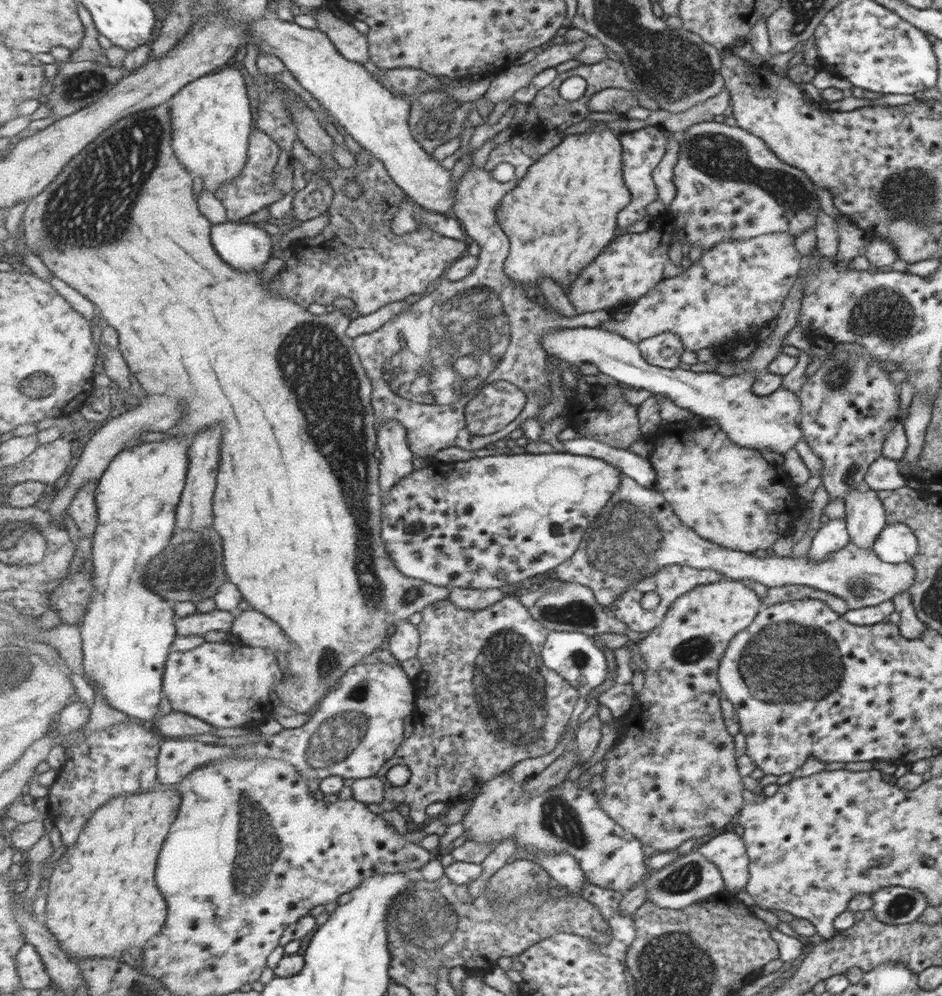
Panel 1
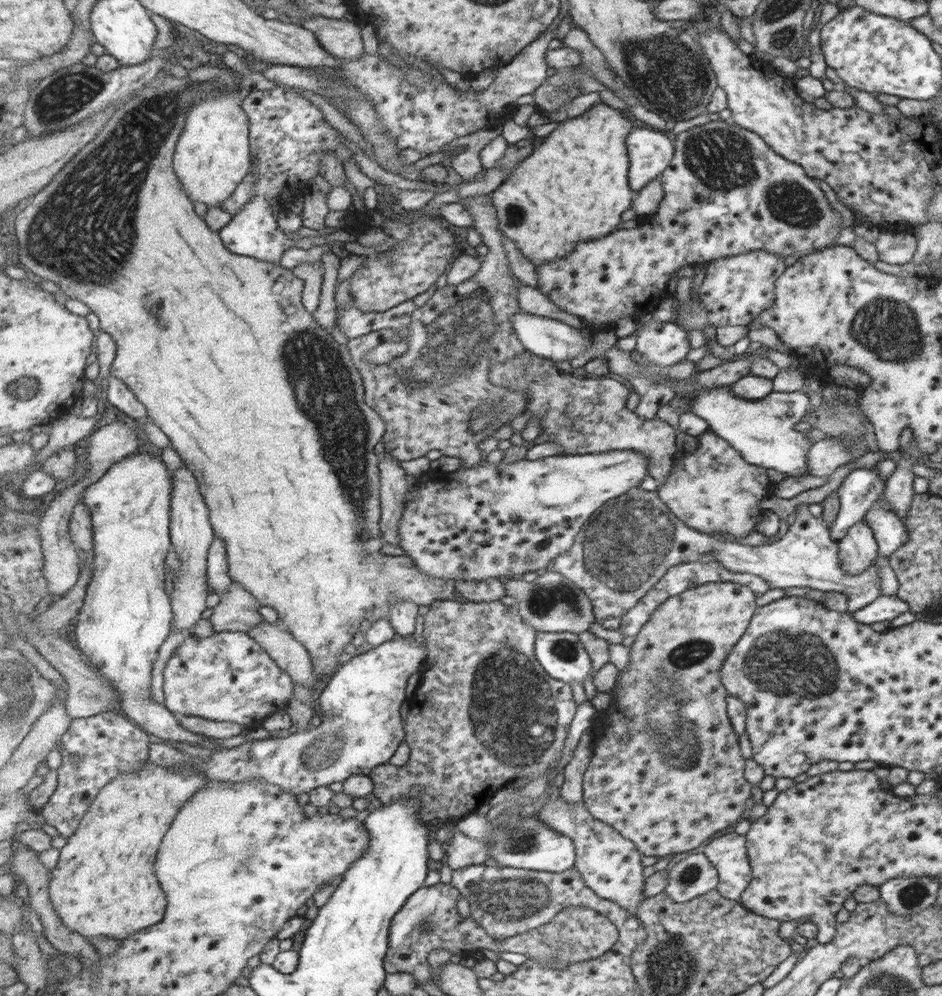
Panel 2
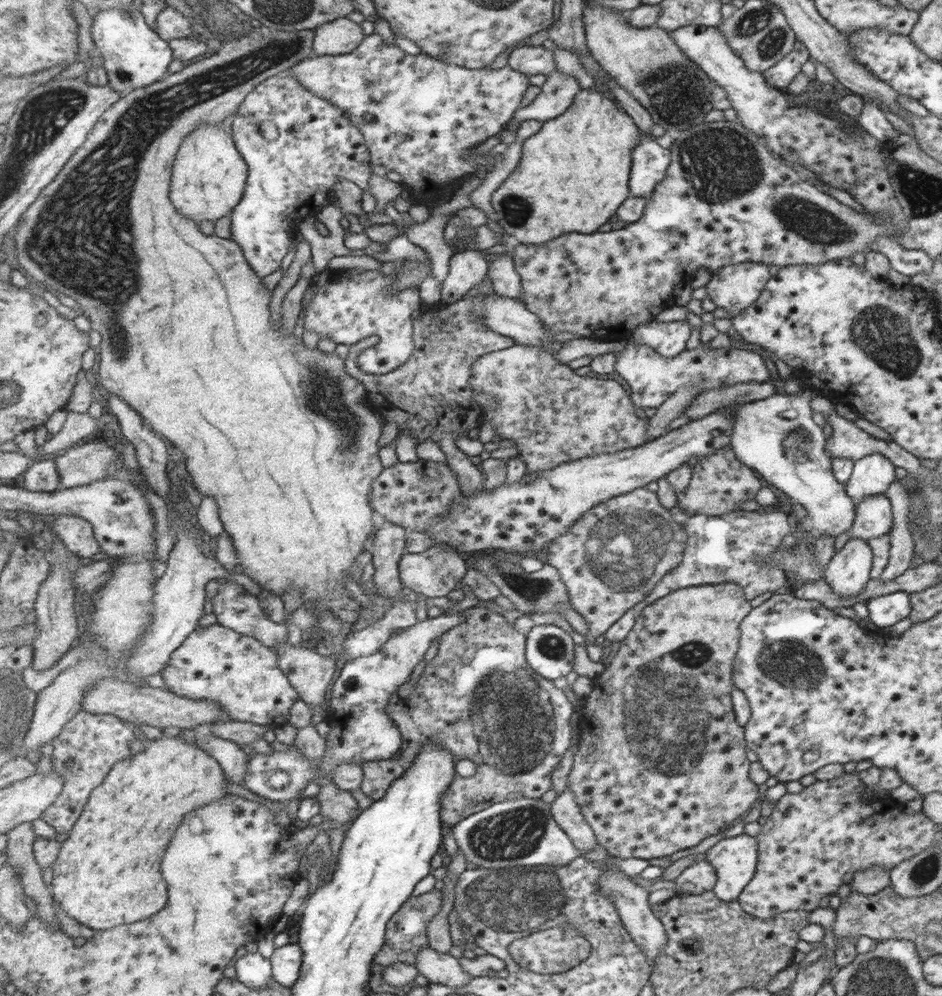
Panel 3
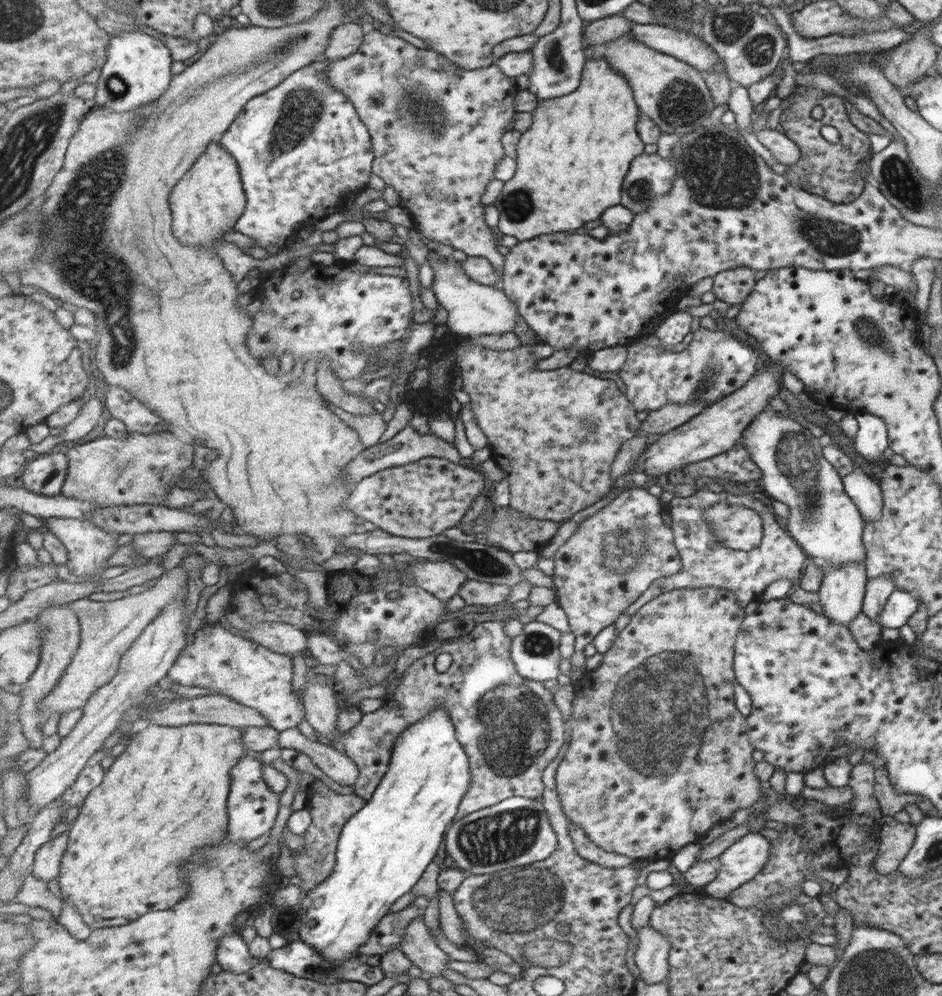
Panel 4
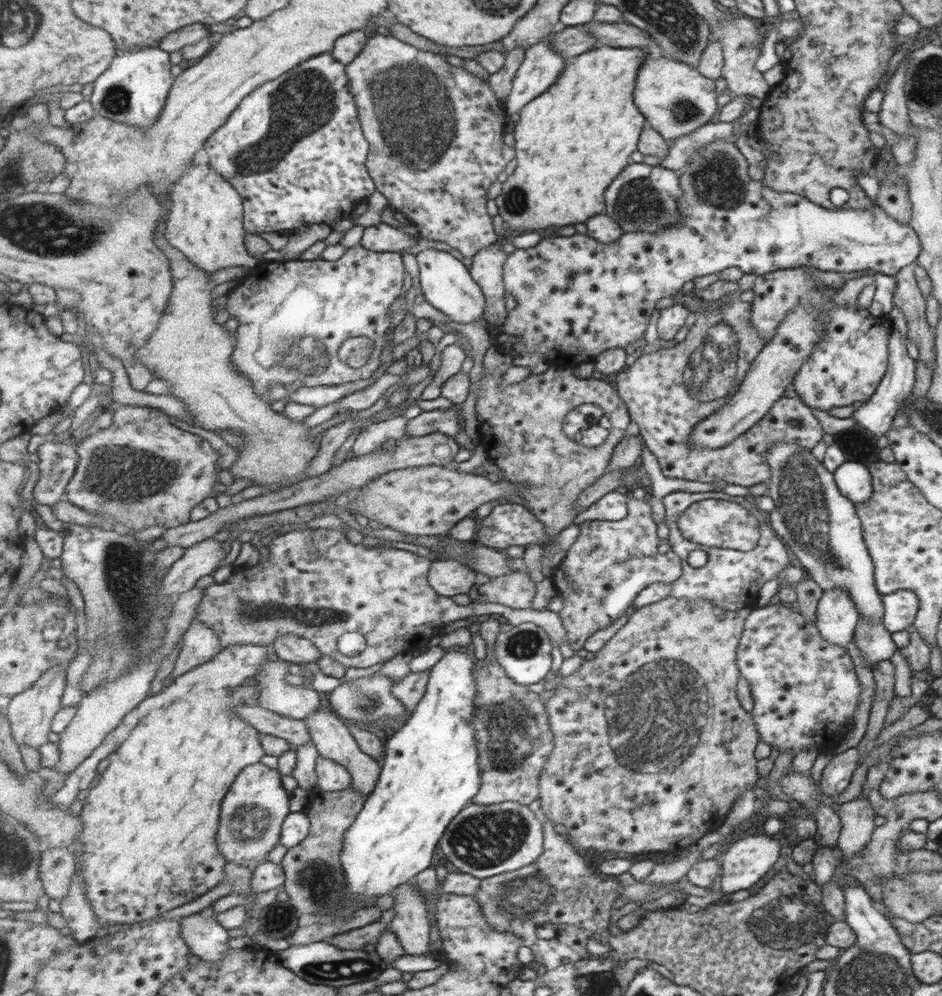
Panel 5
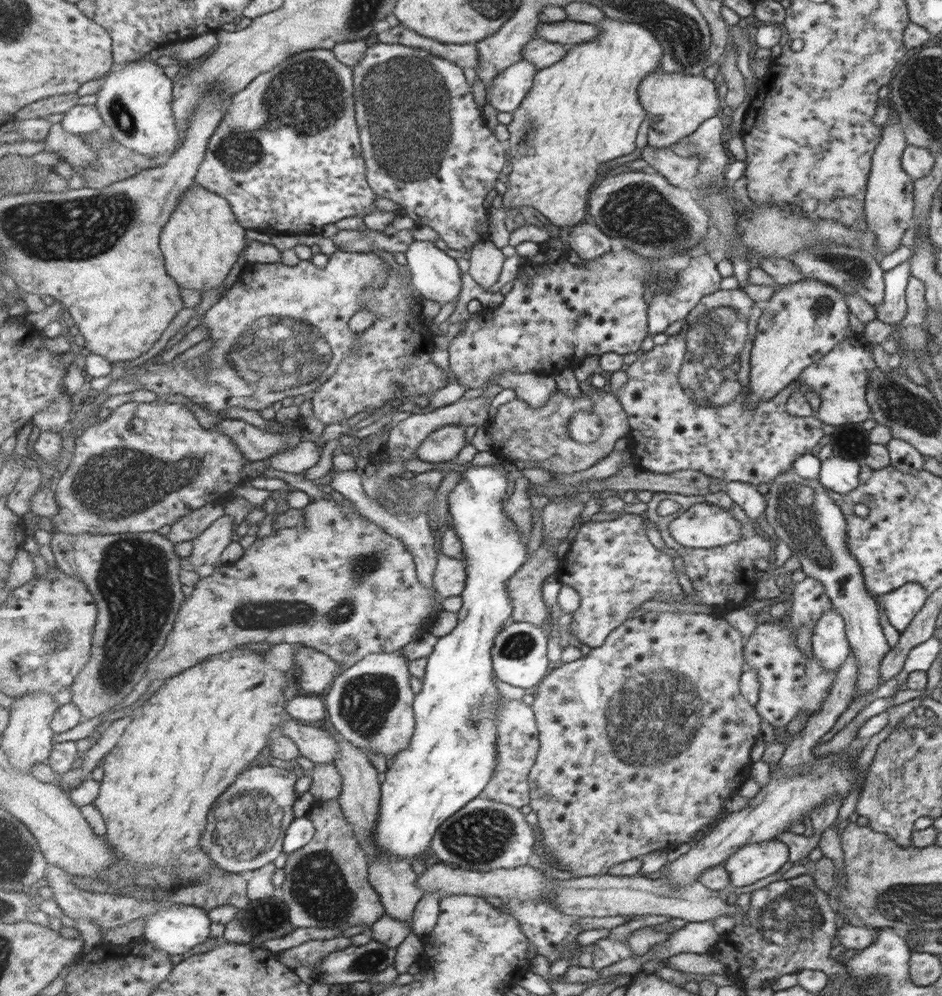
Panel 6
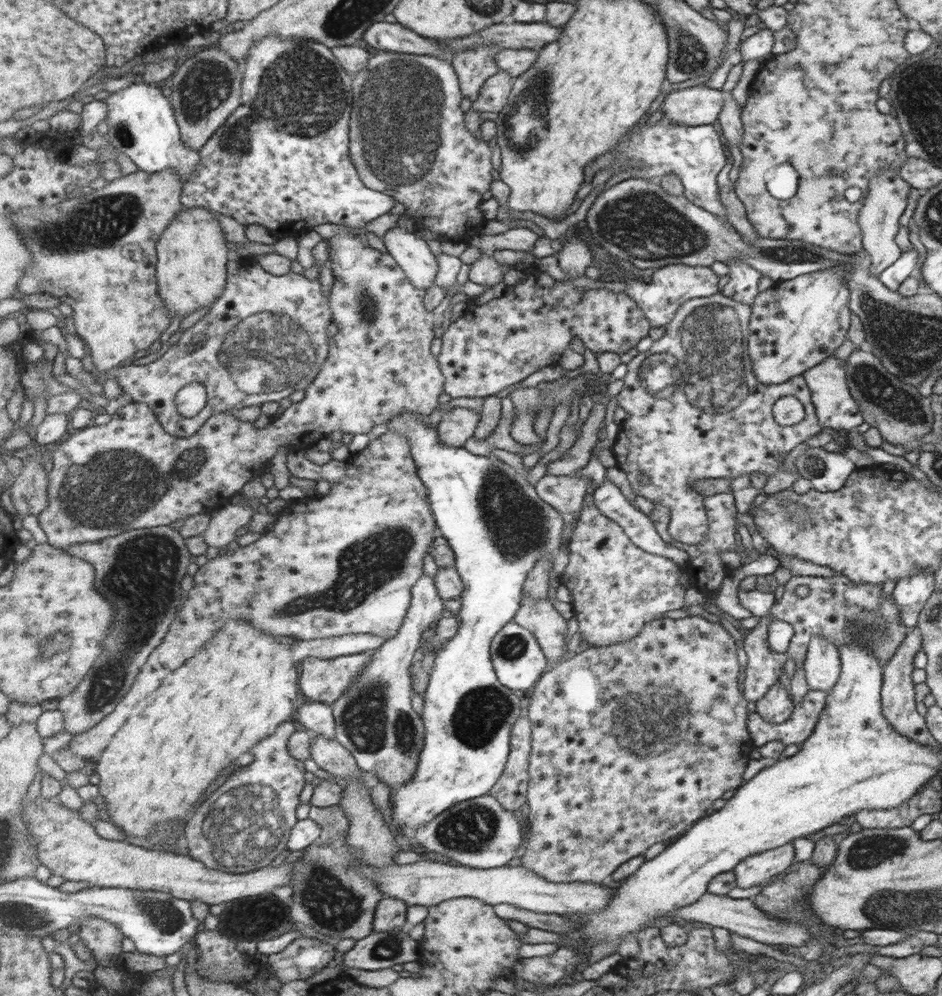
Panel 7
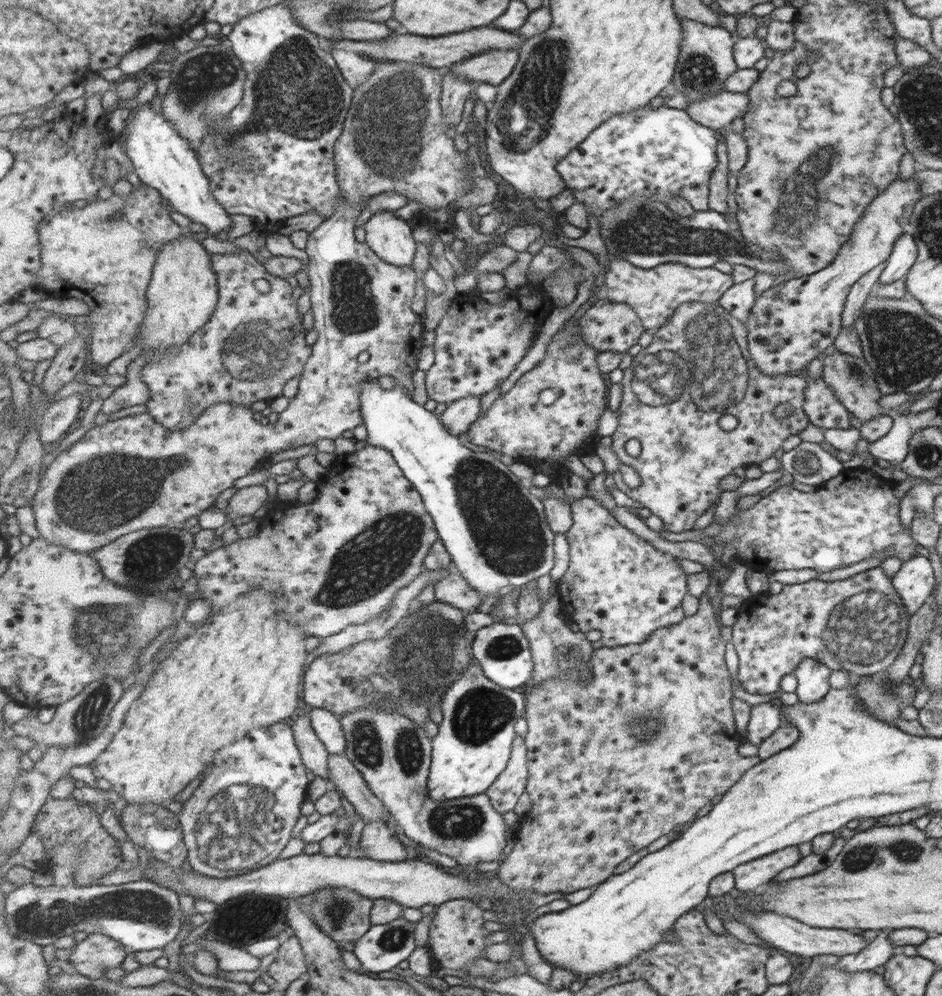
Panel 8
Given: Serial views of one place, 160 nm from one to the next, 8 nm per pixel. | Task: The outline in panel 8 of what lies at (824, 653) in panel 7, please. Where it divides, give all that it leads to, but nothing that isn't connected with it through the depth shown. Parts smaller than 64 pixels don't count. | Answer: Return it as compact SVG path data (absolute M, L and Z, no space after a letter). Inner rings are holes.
M805 658L799 666L792 671L795 676L795 696L801 704L817 702L828 694L829 684L827 678L831 669L821 664L819 660Z

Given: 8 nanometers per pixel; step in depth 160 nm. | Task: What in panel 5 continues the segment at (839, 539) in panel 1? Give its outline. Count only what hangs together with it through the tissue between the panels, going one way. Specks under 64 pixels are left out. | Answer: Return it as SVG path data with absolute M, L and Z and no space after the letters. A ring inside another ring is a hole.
M893 305L889 313L885 316L890 321L890 331L888 332L889 364L888 371L885 372L880 386L873 392L872 398L865 401L864 405L857 406L857 410L852 414L855 424L869 431L877 439L885 435L891 425L891 422L900 410L901 401L905 400L915 382L914 378L914 360L908 357L905 348L906 338L906 320L898 306Z

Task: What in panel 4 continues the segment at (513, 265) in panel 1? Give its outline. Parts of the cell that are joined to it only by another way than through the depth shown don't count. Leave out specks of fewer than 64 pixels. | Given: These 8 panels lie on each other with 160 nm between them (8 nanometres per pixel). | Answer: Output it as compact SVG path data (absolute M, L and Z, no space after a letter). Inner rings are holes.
M591 58L585 63L580 87L571 94L554 99L540 100L533 110L532 125L521 134L517 144L517 167L514 176L504 183L494 205L499 209L500 221L497 230L528 241L536 236L557 232L585 231L595 225L601 212L613 204L619 204L619 188L631 162L643 153L644 144L637 138L635 128L637 108L631 98L631 85L619 71L616 71L606 58ZM559 132L559 134L555 134ZM547 148L547 150L543 150ZM573 164L573 166L569 166ZM553 170L553 174L551 174ZM537 180L557 180L547 188L549 182ZM539 196L539 198L521 198Z

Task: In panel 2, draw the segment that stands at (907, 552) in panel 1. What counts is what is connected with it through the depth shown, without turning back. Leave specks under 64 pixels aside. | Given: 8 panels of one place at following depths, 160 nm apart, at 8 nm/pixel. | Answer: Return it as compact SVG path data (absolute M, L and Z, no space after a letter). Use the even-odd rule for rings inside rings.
M877 503L867 509L862 520L872 529L878 546L878 555L888 557L891 553L898 552L907 539L906 529L900 518Z

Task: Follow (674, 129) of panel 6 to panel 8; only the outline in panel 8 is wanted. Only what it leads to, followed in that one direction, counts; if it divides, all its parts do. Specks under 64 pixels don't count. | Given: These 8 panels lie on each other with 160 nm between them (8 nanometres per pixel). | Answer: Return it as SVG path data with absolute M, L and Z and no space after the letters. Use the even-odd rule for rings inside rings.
M723 90L707 98L687 100L688 105L683 110L699 124L718 130L730 126L735 118L742 118L748 109L749 101L746 93Z

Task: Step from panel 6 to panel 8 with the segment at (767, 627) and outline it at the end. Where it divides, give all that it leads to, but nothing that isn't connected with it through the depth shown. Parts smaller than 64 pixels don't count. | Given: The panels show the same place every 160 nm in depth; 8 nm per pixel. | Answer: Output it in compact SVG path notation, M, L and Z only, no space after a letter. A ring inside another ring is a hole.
M775 699L751 706L749 718L745 725L745 741L755 746L759 745L776 728L784 724L781 718L782 714Z

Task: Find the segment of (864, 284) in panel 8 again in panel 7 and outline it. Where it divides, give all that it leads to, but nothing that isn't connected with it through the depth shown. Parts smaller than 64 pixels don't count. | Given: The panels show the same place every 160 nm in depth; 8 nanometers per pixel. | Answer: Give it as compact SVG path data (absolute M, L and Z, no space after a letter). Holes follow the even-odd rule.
M890 165L886 166L884 170L880 170L876 176L873 176L873 179L870 179L868 192L861 198L864 206L859 210L858 221L860 232L863 234L862 252L869 257L868 271L871 276L878 276L882 270L885 270L899 258L901 251L895 245L893 237L899 225L897 220L899 220L907 202L909 187L911 186L899 178Z

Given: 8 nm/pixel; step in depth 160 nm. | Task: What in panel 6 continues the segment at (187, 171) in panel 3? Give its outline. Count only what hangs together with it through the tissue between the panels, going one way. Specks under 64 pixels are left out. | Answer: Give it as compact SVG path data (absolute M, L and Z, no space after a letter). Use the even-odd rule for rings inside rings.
M194 184L182 196L160 236L160 247L164 252L169 276L172 276L181 288L188 288L189 290L207 292L211 288L222 286L225 278L229 276L229 272L233 270L239 254L241 252L243 254L249 244L245 237L245 230L246 228L243 228L240 221L237 220L232 204L224 196L219 196L204 186Z

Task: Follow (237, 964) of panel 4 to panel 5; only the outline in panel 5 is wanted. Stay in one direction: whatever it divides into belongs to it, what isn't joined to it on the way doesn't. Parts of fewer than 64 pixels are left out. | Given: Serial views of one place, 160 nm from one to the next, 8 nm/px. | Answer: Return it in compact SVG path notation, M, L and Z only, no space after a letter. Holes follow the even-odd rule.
M196 913L180 921L180 935L189 945L192 954L206 961L221 960L229 949L229 932L216 916Z

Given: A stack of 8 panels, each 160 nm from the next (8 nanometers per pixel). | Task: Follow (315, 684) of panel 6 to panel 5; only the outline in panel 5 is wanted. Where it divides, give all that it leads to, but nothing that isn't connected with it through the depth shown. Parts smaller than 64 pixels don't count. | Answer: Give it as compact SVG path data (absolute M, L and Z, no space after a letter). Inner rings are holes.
M296 634L280 636L273 646L280 659L300 665L317 663L322 659L321 652L317 649L316 644Z

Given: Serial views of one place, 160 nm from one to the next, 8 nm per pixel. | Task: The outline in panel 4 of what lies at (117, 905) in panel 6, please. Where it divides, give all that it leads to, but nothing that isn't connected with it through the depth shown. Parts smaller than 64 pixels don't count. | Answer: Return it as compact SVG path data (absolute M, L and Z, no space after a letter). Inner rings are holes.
M65 835L58 836L43 845L37 852L32 874L40 880L58 881L58 872L63 861L63 854L67 851L68 842Z

